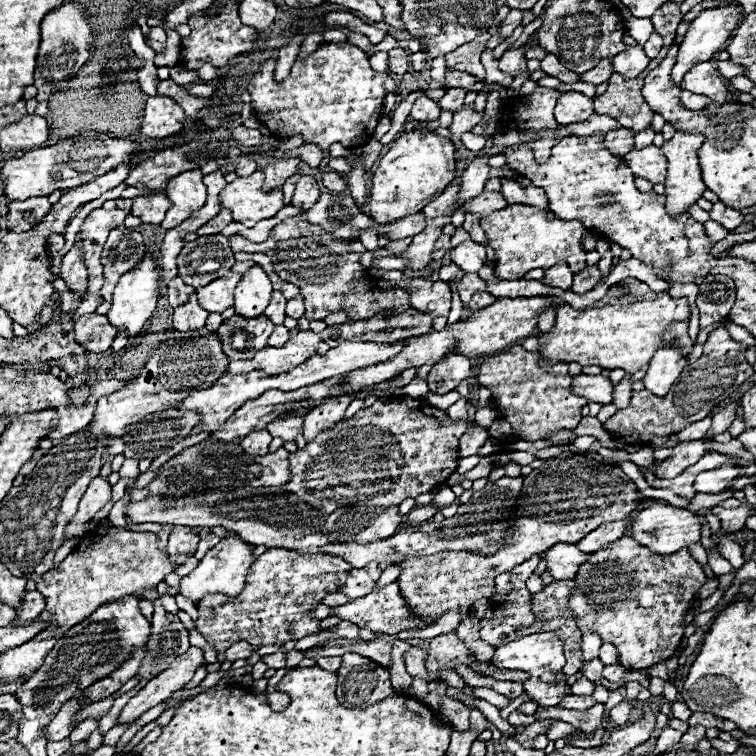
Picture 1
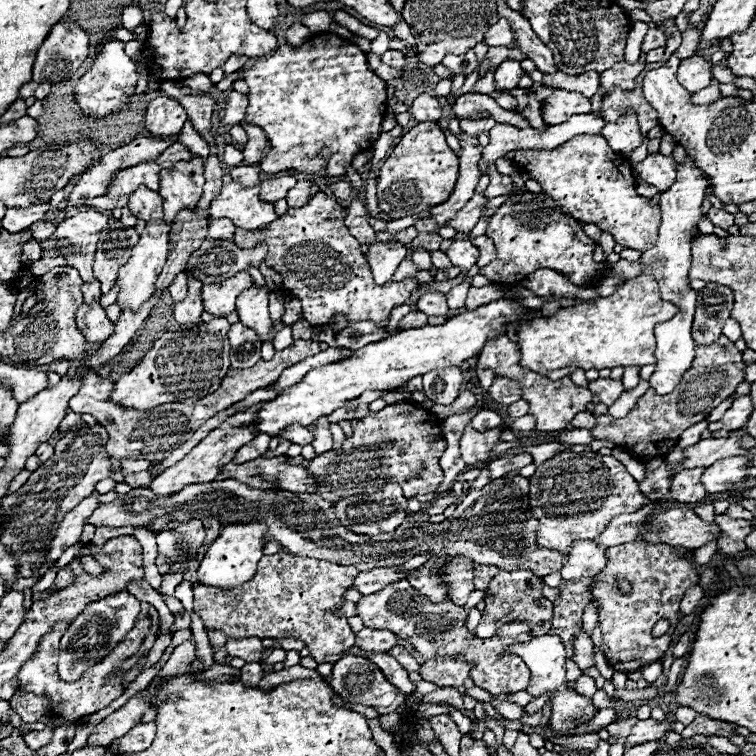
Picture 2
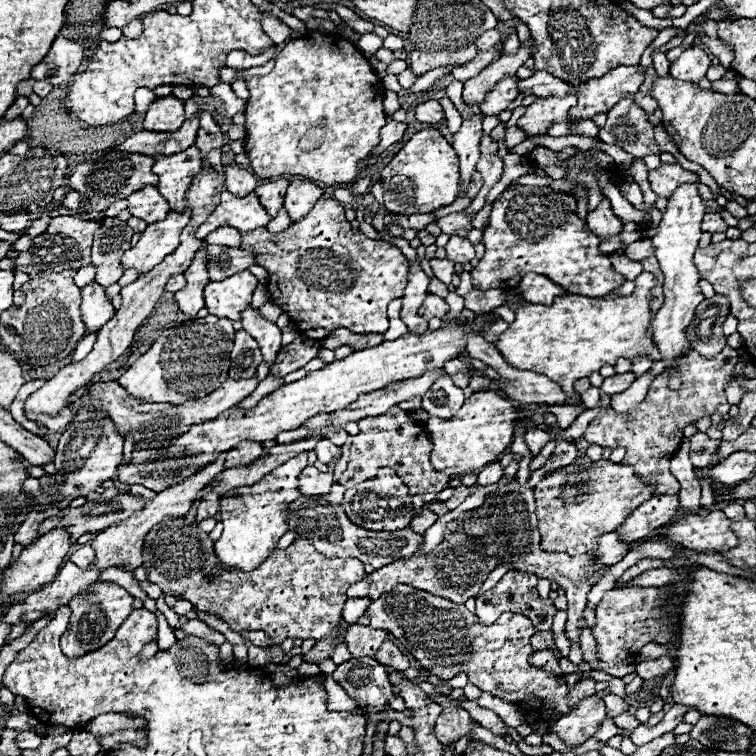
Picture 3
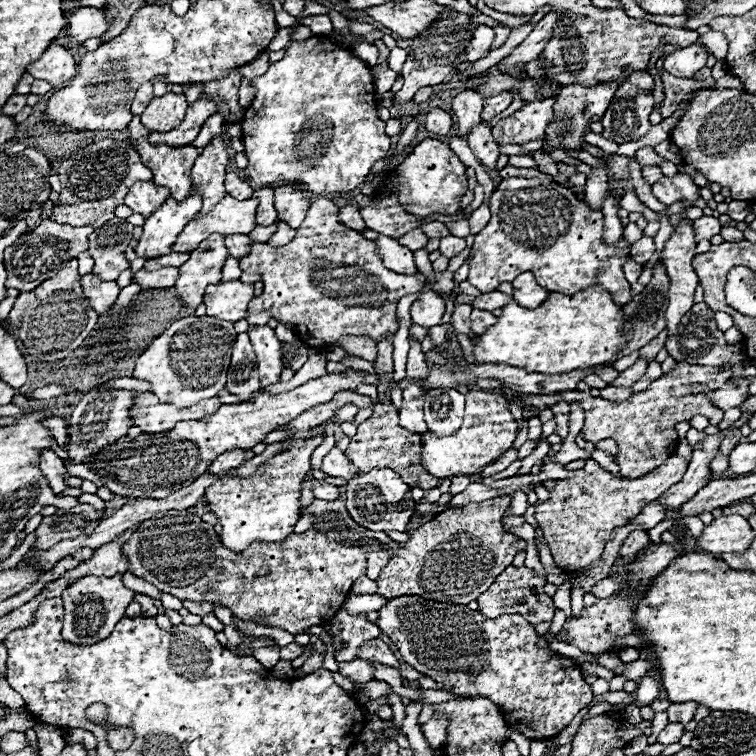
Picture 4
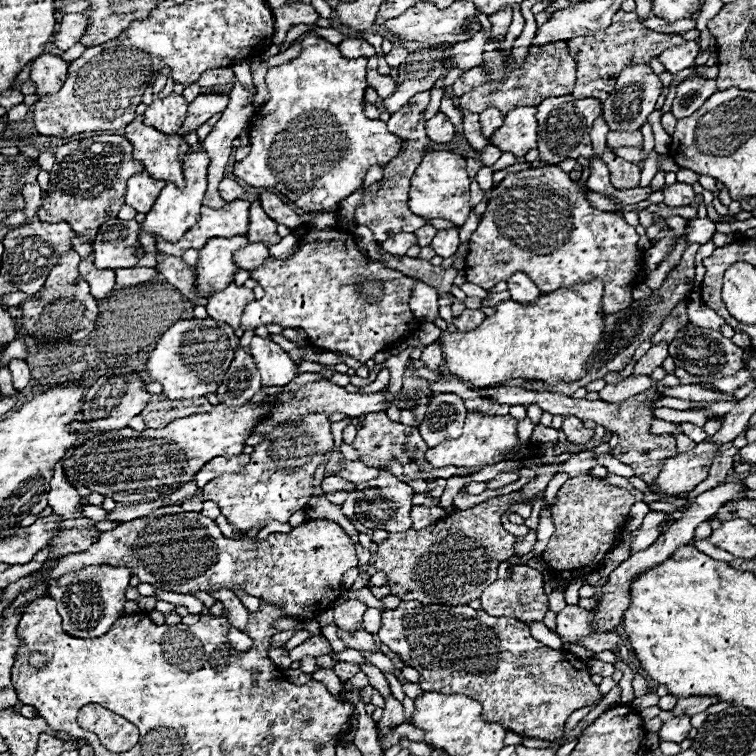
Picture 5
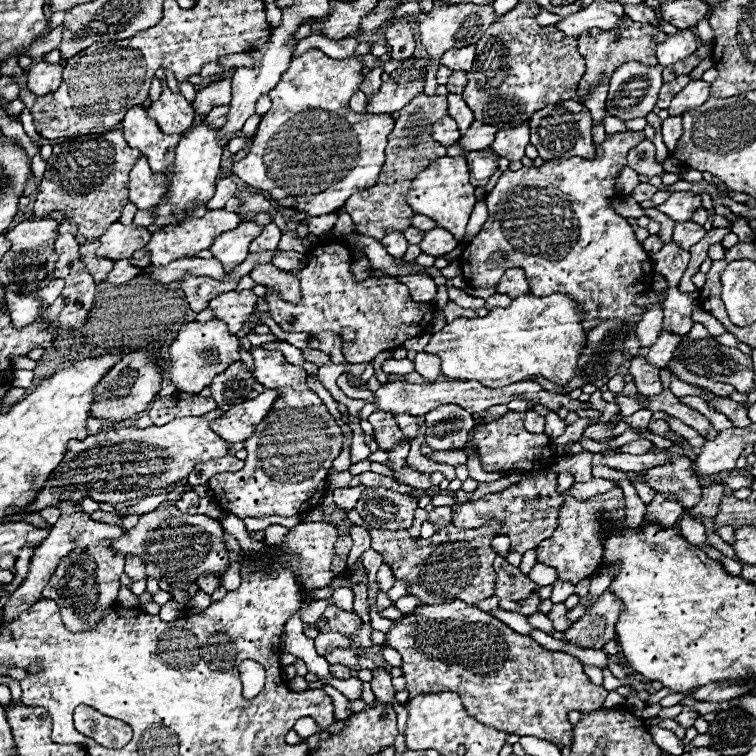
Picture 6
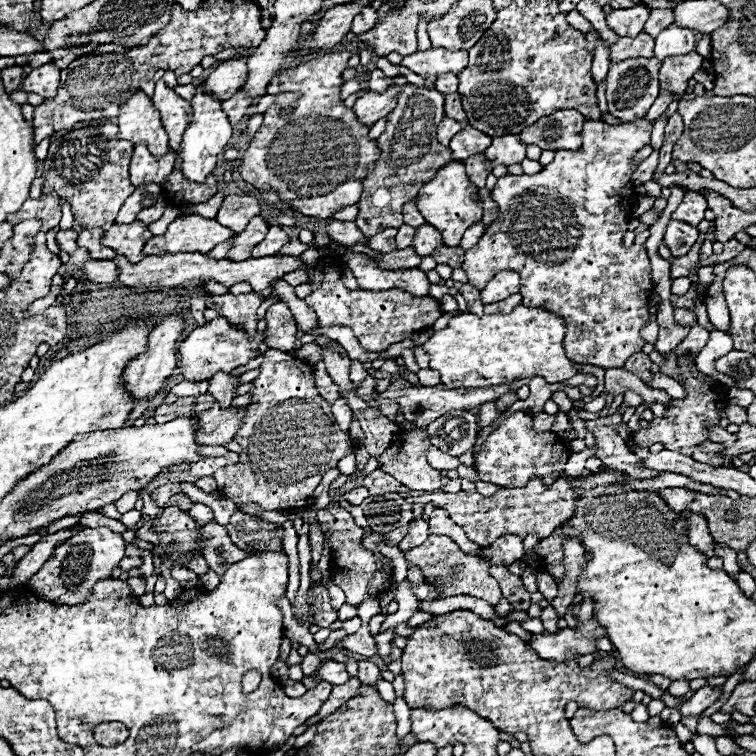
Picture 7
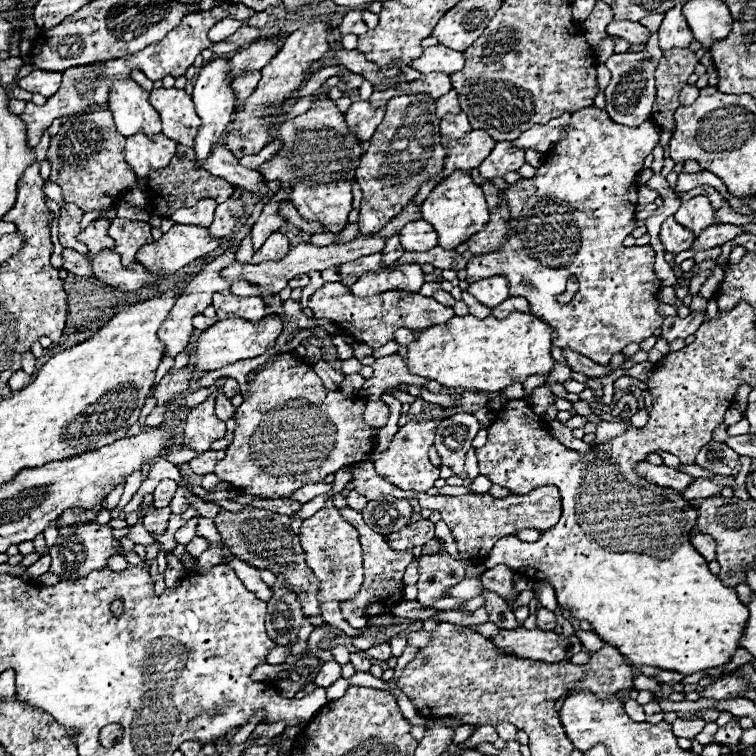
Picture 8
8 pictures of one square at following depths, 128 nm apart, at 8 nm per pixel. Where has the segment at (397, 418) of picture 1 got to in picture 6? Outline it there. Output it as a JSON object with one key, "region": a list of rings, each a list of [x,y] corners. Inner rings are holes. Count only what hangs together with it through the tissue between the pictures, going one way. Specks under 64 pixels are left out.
{"region":[[[376,410],[368,416],[368,420],[374,426],[374,438],[382,450],[392,450],[394,446],[408,442],[408,438],[402,434],[402,430],[396,426],[396,418],[392,412]],[[444,450],[444,452],[434,452],[430,456],[430,460],[434,460],[434,462],[442,462],[442,464],[450,464],[450,466],[466,464],[466,458],[468,458],[466,450]]]}

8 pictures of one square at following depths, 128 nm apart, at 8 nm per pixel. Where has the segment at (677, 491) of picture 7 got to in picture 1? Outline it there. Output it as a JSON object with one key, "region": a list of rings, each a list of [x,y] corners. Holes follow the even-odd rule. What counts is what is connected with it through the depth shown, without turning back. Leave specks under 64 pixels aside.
{"region":[[[556,544],[548,552],[544,552],[544,558],[548,562],[548,570],[554,576],[554,580],[574,580],[578,574],[578,568],[584,564],[584,560],[590,554],[582,552],[576,544]]]}

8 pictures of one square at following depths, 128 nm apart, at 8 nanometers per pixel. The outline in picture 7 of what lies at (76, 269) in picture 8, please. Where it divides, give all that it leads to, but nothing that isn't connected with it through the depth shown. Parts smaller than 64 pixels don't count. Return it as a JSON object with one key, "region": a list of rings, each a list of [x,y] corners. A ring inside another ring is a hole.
{"region":[[[88,258],[82,270],[86,272],[86,278],[90,282],[114,284],[118,280],[118,272],[114,268],[116,268],[116,264],[112,260],[94,260],[94,258]]]}

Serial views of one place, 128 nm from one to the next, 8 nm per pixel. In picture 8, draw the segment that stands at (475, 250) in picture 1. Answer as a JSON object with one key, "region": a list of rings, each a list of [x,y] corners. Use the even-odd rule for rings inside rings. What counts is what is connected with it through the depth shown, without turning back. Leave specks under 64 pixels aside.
{"region":[[[424,220],[408,222],[400,230],[398,236],[400,236],[400,244],[406,252],[428,252],[436,246],[436,232]]]}

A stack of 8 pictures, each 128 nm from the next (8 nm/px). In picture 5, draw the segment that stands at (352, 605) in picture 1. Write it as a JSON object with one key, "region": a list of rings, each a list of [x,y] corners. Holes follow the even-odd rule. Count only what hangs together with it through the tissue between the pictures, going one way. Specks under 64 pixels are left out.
{"region":[[[416,600],[402,602],[396,610],[382,612],[382,628],[378,632],[382,644],[396,652],[406,666],[412,666],[420,674],[418,686],[424,692],[442,694],[466,694],[482,704],[482,718],[496,722],[502,728],[544,740],[556,740],[564,734],[566,718],[592,702],[602,698],[596,684],[590,680],[590,672],[584,660],[566,650],[552,650],[530,636],[524,622],[516,618],[496,618],[482,610],[474,610],[468,604],[422,604]]]}

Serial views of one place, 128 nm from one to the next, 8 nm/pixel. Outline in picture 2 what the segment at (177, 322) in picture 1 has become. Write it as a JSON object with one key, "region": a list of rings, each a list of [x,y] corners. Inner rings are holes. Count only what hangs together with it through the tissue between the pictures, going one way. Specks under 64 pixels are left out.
{"region":[[[188,274],[188,294],[184,300],[174,304],[174,318],[180,324],[200,324],[200,314],[204,312],[202,308],[202,282]]]}

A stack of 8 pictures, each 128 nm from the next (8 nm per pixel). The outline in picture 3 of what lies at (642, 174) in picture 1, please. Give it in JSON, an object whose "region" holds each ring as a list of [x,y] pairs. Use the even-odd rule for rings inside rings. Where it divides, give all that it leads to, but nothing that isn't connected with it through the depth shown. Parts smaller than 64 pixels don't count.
{"region":[[[668,164],[668,166],[660,166],[658,170],[652,170],[648,174],[648,180],[658,196],[668,198],[674,192],[674,188],[678,188],[678,184],[698,182],[698,174],[684,170],[680,164]]]}

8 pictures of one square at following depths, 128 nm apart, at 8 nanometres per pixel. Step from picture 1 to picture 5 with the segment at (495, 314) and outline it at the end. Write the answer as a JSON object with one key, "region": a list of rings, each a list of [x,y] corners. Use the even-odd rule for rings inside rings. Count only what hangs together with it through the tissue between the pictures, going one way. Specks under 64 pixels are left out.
{"region":[[[218,404],[212,412],[172,420],[160,430],[146,428],[144,432],[136,432],[132,428],[122,428],[118,432],[100,432],[78,446],[68,460],[62,460],[62,468],[72,486],[82,484],[90,492],[98,492],[114,502],[152,502],[166,498],[182,484],[192,482],[194,474],[212,458],[238,456],[244,448],[244,440],[254,430],[254,424],[266,418],[268,412],[268,404]]]}

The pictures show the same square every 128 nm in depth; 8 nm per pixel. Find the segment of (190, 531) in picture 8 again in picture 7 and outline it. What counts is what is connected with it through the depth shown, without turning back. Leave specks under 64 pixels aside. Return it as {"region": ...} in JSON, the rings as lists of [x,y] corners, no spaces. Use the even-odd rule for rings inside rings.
{"region":[[[200,503],[193,505],[192,509],[189,511],[189,514],[196,521],[199,527],[203,527],[206,522],[210,522],[214,516],[212,516],[212,510],[208,506]]]}

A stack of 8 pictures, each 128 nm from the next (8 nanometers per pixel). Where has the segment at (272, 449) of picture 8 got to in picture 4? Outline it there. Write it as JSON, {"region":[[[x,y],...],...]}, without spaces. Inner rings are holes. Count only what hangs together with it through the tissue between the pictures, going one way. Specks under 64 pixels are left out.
{"region":[[[256,326],[254,330],[248,330],[248,334],[250,334],[250,342],[254,346],[256,358],[258,358],[262,388],[268,384],[280,382],[280,374],[282,374],[284,366],[282,366],[280,340],[276,338],[274,330],[268,326]],[[320,432],[316,436],[296,440],[288,450],[260,464],[252,476],[248,478],[232,476],[216,480],[206,490],[204,494],[206,510],[218,516],[218,522],[222,524],[220,542],[226,548],[242,552],[254,540],[280,542],[294,530],[294,524],[300,518],[300,482],[310,470],[310,456],[324,442],[324,436],[326,434]]]}

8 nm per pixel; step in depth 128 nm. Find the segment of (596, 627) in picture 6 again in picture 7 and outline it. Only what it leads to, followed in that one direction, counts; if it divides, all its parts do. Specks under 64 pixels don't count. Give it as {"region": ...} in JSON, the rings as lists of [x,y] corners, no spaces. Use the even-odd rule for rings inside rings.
{"region":[[[590,618],[576,630],[562,628],[554,634],[532,634],[528,644],[534,648],[534,652],[538,652],[538,656],[542,656],[542,660],[570,660],[572,656],[594,654],[594,642],[602,636],[606,636],[606,630],[596,622],[596,618]]]}

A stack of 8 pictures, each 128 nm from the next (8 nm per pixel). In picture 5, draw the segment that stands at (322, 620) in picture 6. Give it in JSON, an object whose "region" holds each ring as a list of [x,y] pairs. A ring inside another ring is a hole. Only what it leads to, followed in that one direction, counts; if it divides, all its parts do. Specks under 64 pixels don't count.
{"region":[[[338,628],[338,638],[344,640],[350,648],[356,648],[356,650],[370,650],[370,652],[378,652],[380,650],[378,644],[374,642],[372,634],[368,634],[364,628],[356,628],[354,632]]]}

